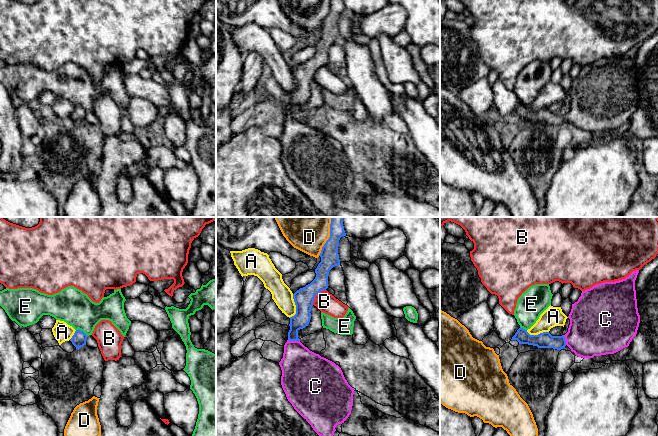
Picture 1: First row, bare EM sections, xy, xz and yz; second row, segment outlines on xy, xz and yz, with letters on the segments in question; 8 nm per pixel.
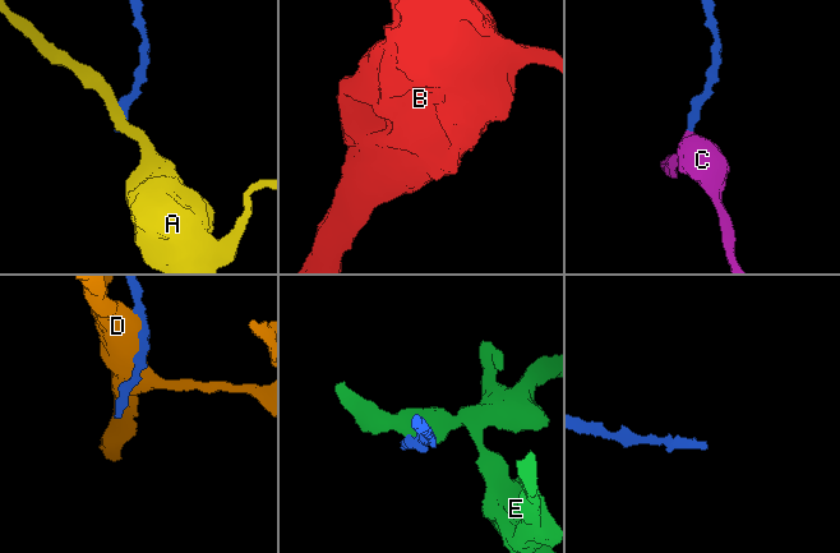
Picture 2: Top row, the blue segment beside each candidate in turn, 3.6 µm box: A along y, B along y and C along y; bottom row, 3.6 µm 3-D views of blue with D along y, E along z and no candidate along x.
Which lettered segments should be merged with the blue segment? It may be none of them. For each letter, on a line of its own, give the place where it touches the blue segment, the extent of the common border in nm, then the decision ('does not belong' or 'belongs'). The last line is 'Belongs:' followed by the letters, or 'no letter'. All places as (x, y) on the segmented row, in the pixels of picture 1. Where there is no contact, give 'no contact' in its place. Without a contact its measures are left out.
A: meets blue in xz at (296, 307); contact 190 nm long; does not belong
B: meets blue in xz at (316, 294); contact 170 nm long; does not belong
C: meets blue in xz at (294, 340); contact 100 nm long; belongs
D: meets blue in xz at (330, 236); contact 340 nm long; does not belong
E: meets blue in xy at (82, 331); contact 110 nm long; does not belong
Belongs: C

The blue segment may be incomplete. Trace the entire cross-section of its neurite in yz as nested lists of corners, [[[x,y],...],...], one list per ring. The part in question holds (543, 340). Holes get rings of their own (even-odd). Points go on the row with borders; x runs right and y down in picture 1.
[[[636,270],[625,279],[604,282],[582,291],[578,301],[572,304],[568,316],[570,325],[565,335],[552,336],[549,332],[530,335],[527,330],[520,327],[511,340],[517,340],[519,344],[557,350],[561,350],[567,345],[576,356],[584,359],[614,354],[628,347],[636,336],[640,323],[635,290],[635,280],[638,273],[639,270]]]

